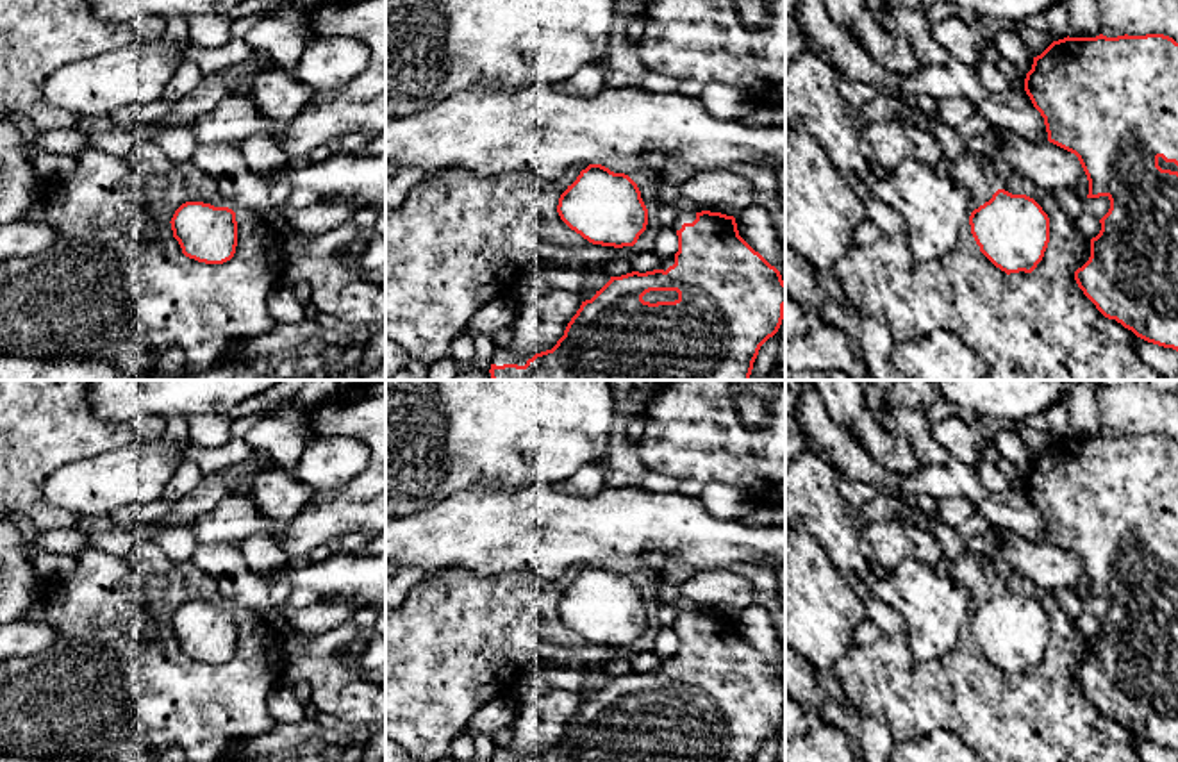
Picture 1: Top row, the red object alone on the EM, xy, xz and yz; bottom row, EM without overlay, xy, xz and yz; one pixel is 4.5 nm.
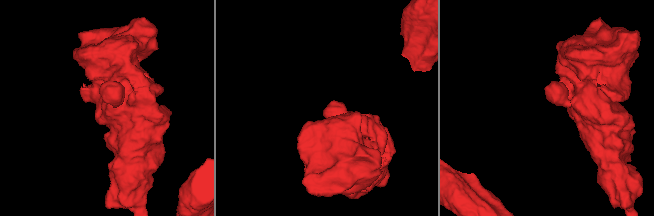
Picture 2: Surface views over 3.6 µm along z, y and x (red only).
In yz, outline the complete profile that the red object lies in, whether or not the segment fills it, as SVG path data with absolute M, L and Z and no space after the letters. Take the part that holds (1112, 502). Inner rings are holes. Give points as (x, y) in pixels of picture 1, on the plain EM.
M1164 434L1107 437L1064 437L1053 441L1041 455L1033 457L1025 478L1025 491L1044 518L1048 541L1074 553L1087 575L1087 598L1107 596L1108 612L1099 619L1101 630L1091 639L1089 660L1074 671L1074 680L1083 694L1108 719L1116 719L1137 737L1178 751L1178 443Z

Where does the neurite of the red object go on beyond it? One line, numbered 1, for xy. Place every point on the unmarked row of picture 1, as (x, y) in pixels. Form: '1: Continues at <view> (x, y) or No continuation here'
1: No continuation here

